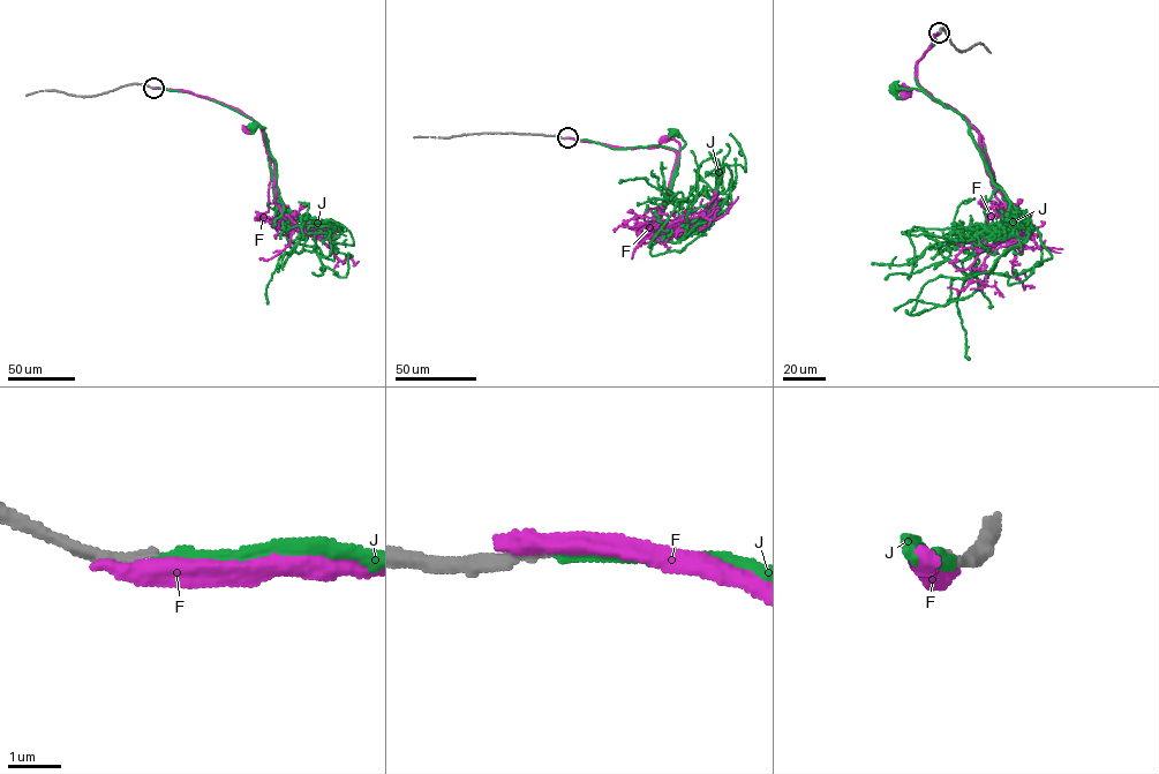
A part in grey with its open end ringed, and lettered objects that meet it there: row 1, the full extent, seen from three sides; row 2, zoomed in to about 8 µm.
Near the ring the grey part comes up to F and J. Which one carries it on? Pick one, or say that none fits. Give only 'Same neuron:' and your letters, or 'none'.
Same neuron: none

